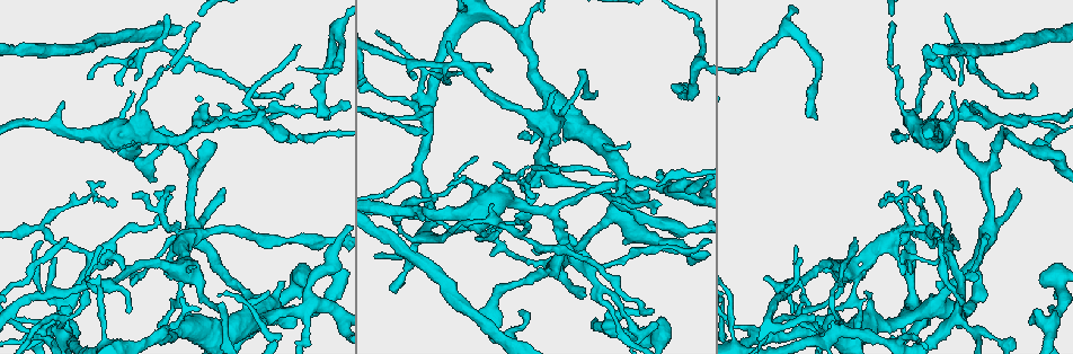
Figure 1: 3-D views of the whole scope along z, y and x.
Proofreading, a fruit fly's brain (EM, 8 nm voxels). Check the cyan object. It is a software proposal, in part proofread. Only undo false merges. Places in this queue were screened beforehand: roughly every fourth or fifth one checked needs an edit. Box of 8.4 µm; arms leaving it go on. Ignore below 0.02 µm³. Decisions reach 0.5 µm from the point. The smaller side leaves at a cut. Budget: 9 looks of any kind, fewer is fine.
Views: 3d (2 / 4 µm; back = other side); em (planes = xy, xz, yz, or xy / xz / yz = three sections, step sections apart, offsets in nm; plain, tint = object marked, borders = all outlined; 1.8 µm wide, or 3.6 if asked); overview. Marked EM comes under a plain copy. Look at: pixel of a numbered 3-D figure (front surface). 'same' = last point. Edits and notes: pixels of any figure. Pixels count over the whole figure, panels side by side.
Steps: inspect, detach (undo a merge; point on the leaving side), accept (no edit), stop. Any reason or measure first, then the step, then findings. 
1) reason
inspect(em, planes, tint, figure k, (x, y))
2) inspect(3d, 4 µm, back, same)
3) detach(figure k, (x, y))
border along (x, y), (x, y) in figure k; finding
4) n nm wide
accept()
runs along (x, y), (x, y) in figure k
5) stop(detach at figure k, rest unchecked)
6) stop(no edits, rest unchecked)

thick turns thin
inspect(em, xy, step 8, borders, figure 1, (987, 234))

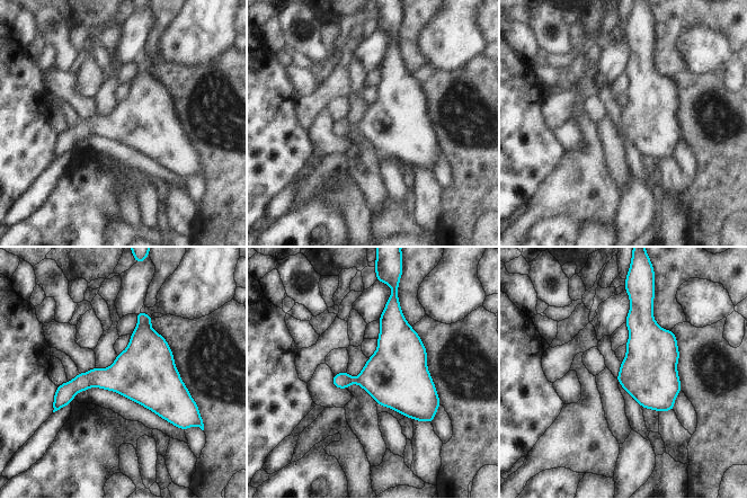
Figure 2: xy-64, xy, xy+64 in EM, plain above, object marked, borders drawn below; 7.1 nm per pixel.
380 nm wide
accept()
continuous, no second neuron

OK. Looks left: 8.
two arms at a narrow angle
inspect(em, planes, tint, figure 1, (549, 132))

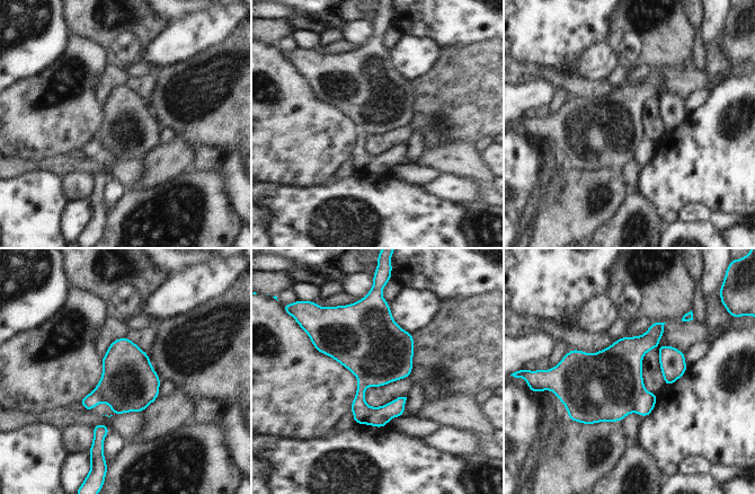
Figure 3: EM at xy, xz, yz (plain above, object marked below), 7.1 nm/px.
detach(figure 3, (605, 386))
two neurons meet here

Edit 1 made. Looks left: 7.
redraw
inspect(overview)

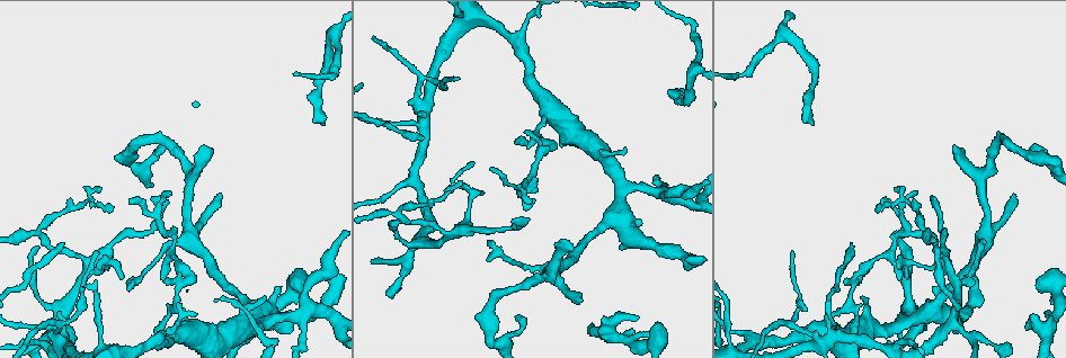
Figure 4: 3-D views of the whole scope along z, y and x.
narrows sharply
inspect(3d, 2 µm, figure 4, (528, 21))

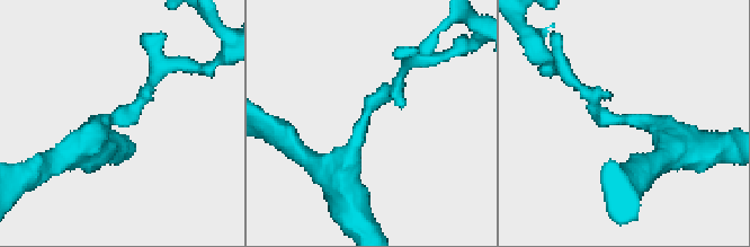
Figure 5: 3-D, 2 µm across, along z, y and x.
arms of 170, 280 nm; need the tissue
inspect(em, planes, tint, figure 5, (618, 119))

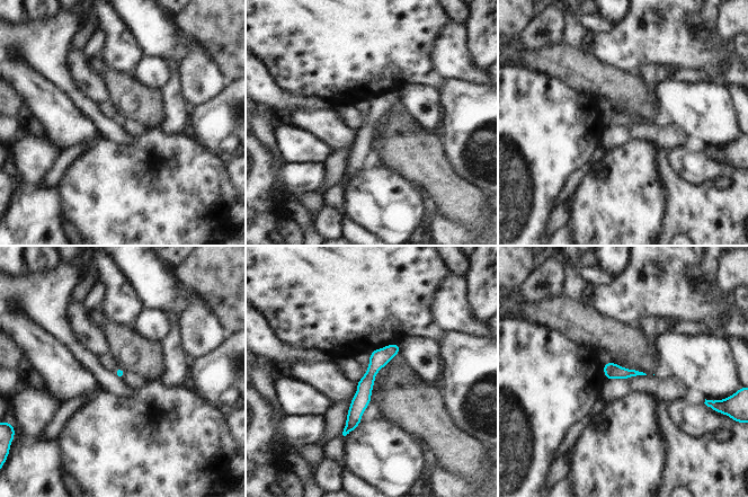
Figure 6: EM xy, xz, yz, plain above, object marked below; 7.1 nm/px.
accept()
runs along (395, 346), (371, 372), (346, 431) in figure 6; continuous, no second neuron

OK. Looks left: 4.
thin neck
inspect(em, planes, tint, figure 4, (953, 311))

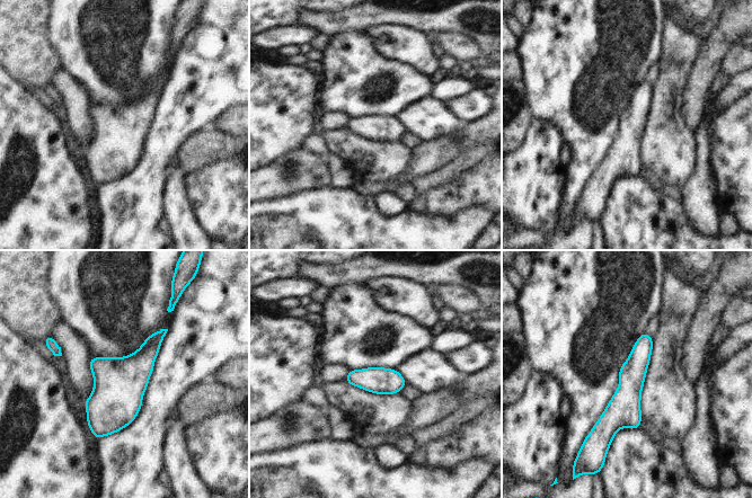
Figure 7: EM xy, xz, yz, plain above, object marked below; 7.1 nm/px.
accept()
one neuron here

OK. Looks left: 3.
stop(detach at figure 3, rest unchecked)

